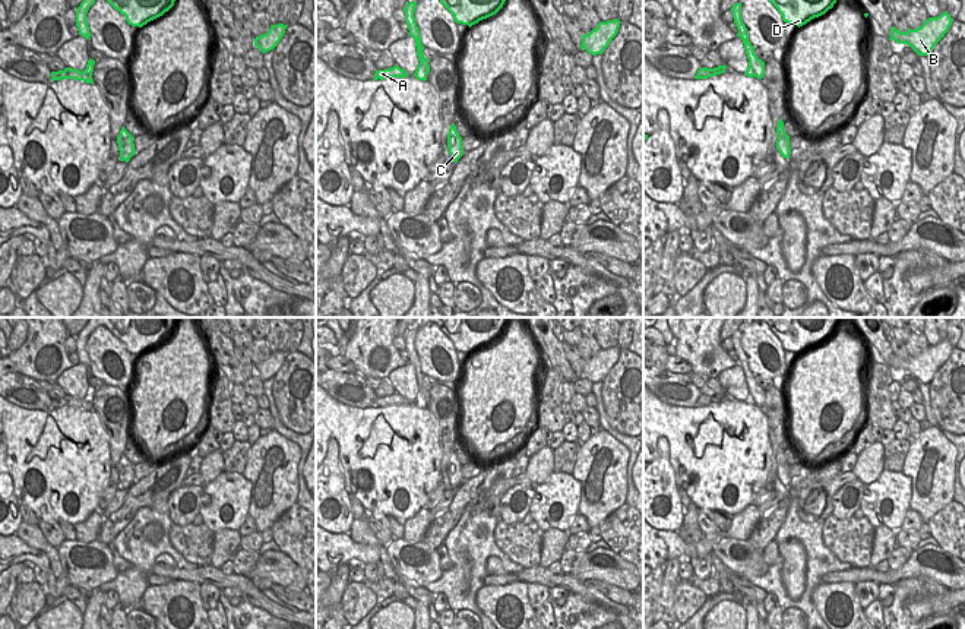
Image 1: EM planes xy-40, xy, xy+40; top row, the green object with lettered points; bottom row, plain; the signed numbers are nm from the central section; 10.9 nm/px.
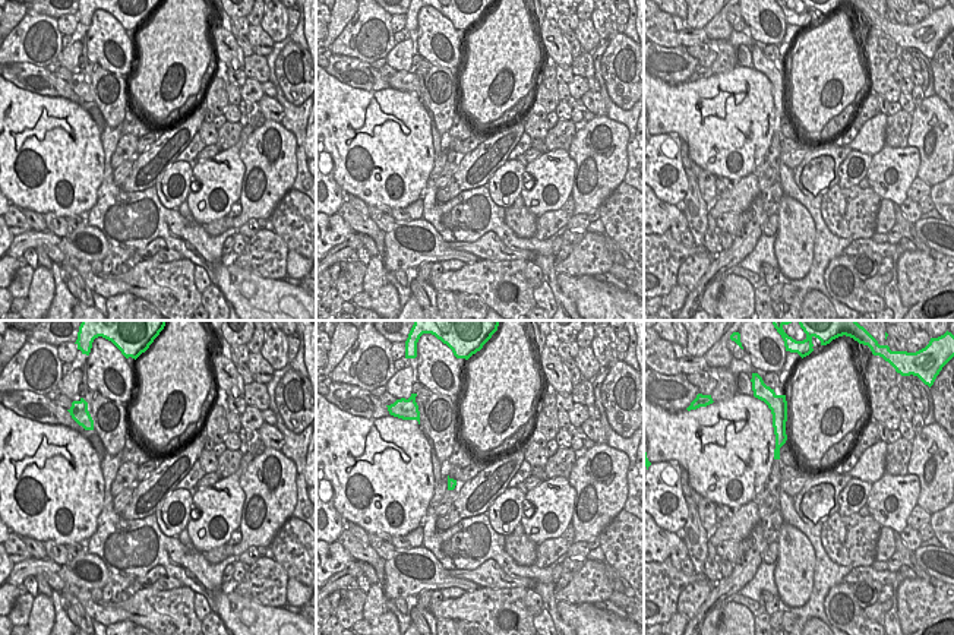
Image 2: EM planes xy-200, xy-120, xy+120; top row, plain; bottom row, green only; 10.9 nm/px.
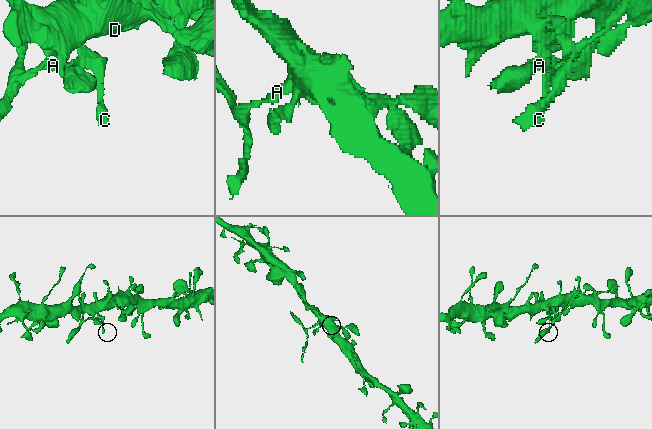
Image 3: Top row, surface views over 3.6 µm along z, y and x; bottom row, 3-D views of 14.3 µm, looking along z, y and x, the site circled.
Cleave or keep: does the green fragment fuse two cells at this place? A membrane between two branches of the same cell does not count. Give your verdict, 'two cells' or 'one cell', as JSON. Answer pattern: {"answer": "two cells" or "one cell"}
{"answer": "two cells"}

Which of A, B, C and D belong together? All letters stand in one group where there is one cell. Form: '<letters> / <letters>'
A / B C D

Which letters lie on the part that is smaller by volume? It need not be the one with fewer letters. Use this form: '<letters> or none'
A

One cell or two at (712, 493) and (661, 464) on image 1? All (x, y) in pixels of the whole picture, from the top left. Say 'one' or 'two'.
two

